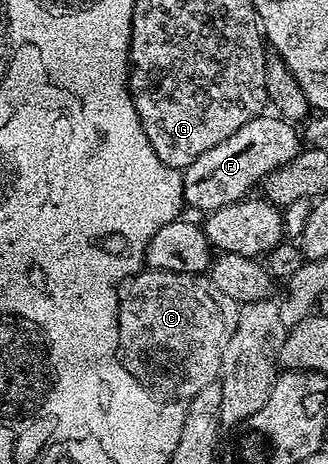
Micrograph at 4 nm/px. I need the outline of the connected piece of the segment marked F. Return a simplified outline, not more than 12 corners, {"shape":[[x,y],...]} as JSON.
{"shape":[[262,113],[180,174],[185,205],[244,200],[301,150],[296,126]]}

